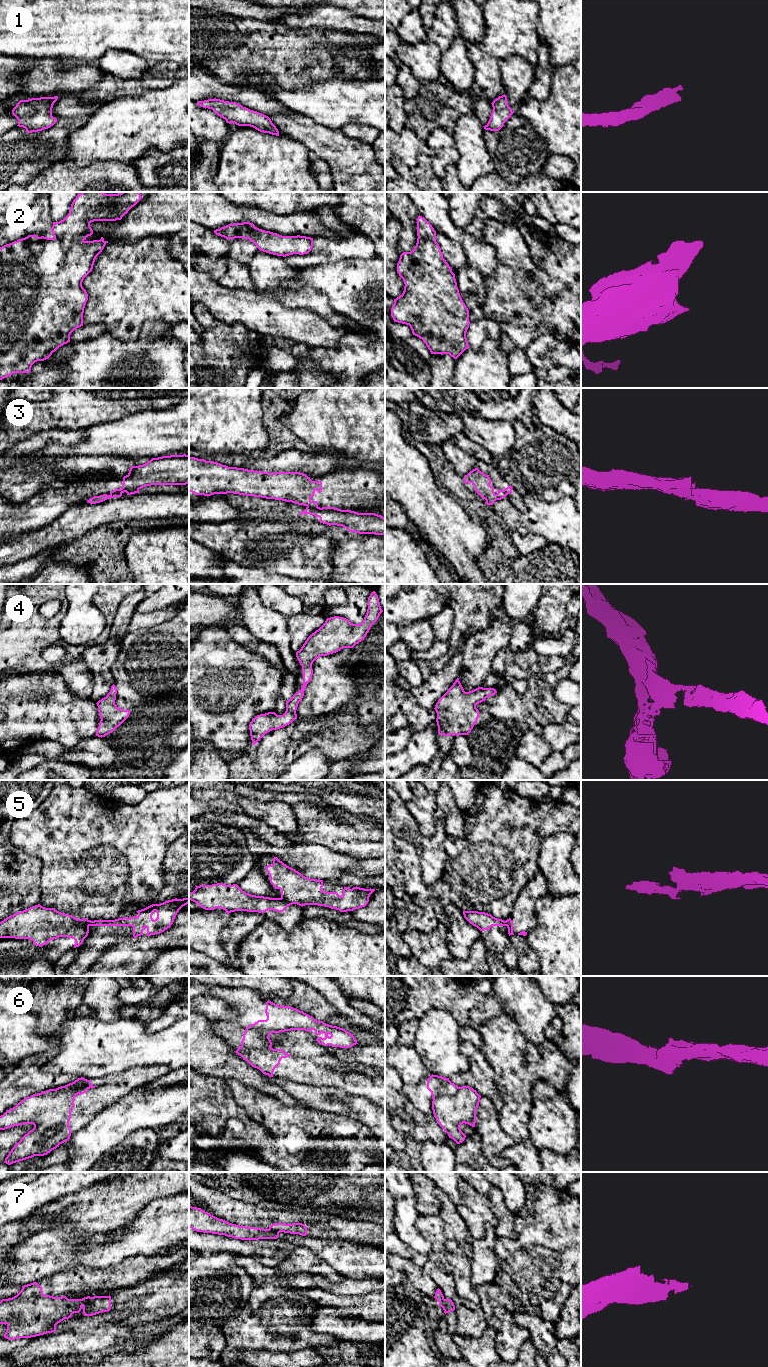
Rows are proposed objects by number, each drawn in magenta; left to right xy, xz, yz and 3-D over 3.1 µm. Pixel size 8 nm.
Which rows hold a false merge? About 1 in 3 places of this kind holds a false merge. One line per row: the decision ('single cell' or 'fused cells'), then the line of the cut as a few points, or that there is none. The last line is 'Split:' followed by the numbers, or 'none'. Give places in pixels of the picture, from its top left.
1: single cell | no cut
2: single cell | no cut
3: fused cells | xy (121, 492), (110, 494)
4: single cell | no cut
5: fused cells | xz (281, 897), (291, 904)
6: fused cells | xy (90, 1081), (76, 1089), (58, 1090), (56, 1088)
7: fused cells | xz (269, 1228), (279, 1232)
Split: 3, 5, 6, 7

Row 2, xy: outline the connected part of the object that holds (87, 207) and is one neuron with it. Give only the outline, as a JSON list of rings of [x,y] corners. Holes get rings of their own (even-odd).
[[[81,192],[73,200],[68,215],[59,222],[53,222],[53,238],[28,235],[0,247],[0,380],[15,373],[30,373],[35,362],[48,359],[59,347],[70,342],[74,330],[83,326],[88,294],[82,282],[108,243],[103,237],[100,240],[86,240],[93,234],[90,223],[121,220],[141,198],[139,192]]]

